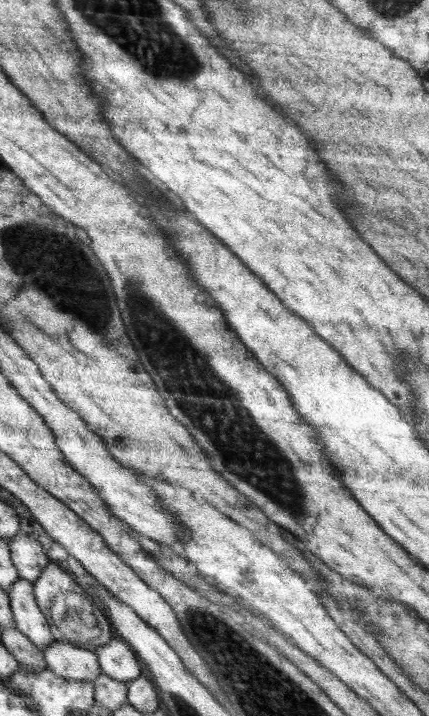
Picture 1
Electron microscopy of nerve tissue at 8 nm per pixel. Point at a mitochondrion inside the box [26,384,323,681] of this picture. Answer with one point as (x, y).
(73, 613)

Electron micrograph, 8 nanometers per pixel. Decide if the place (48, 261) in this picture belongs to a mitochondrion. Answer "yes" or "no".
yes

